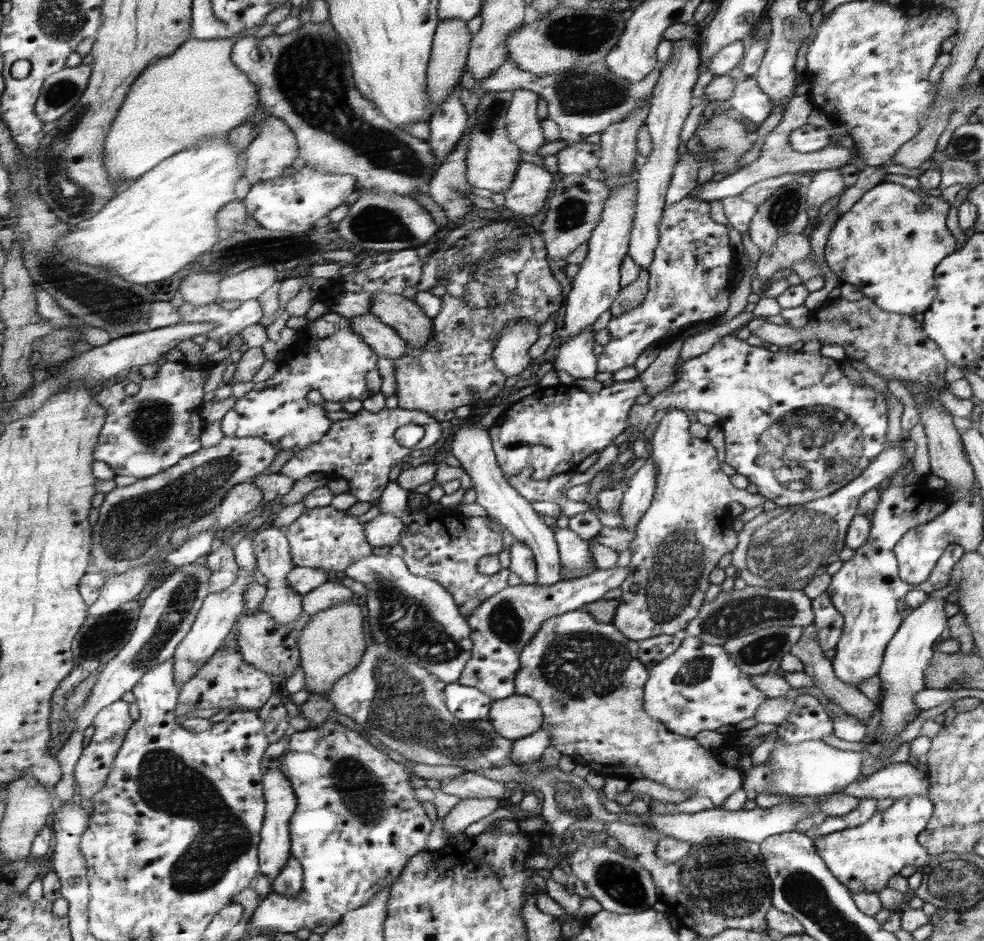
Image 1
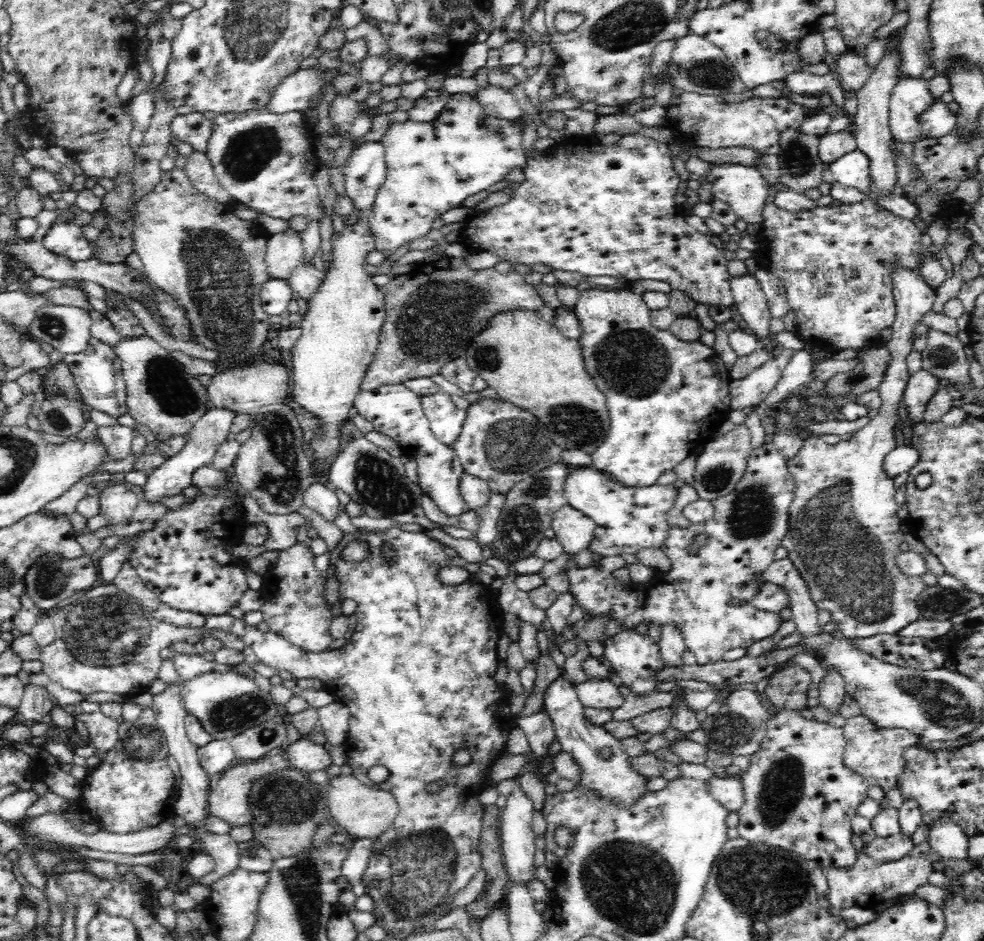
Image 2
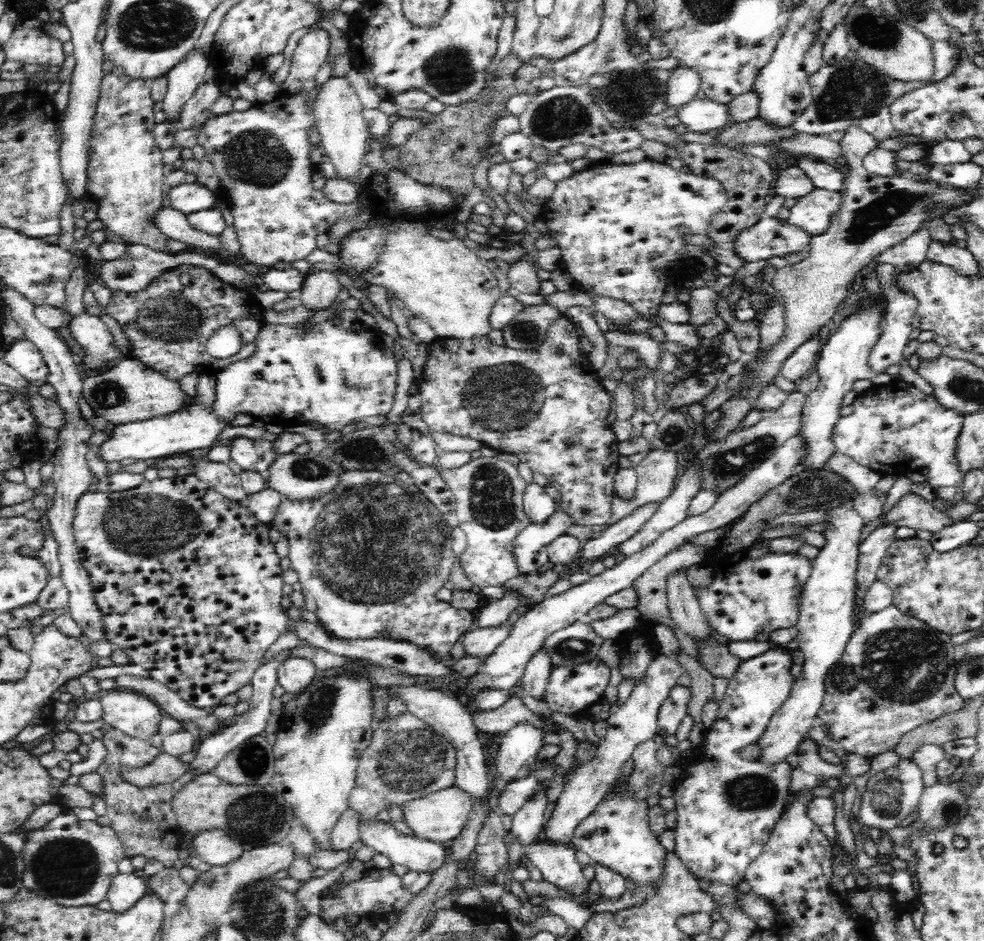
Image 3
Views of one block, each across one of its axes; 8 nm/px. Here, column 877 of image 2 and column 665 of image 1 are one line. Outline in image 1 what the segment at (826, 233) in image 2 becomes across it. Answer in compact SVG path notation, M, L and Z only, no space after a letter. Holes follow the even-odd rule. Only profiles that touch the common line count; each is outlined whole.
M691 195L675 204L667 204L663 209L663 219L659 228L659 245L655 249L654 263L649 268L649 289L640 306L612 317L607 325L610 340L597 358L599 372L615 373L624 367L631 367L638 356L653 345L670 341L673 330L686 330L698 324L712 325L728 310L728 296L737 287L732 274L738 266L736 252L728 240L728 226L718 224L710 218L710 201Z

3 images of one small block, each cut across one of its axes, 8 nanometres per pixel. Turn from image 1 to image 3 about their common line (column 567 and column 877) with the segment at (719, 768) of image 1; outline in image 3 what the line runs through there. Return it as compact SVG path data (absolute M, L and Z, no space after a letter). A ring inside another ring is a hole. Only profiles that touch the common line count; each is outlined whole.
M894 604L875 614L866 614L860 621L840 660L836 660L836 664L828 671L826 693L817 720L828 727L832 739L842 744L845 751L870 760L882 753L894 752L904 733L942 716L959 712L966 701L955 688L958 661L954 657L956 645L950 641L949 634L904 614Z

